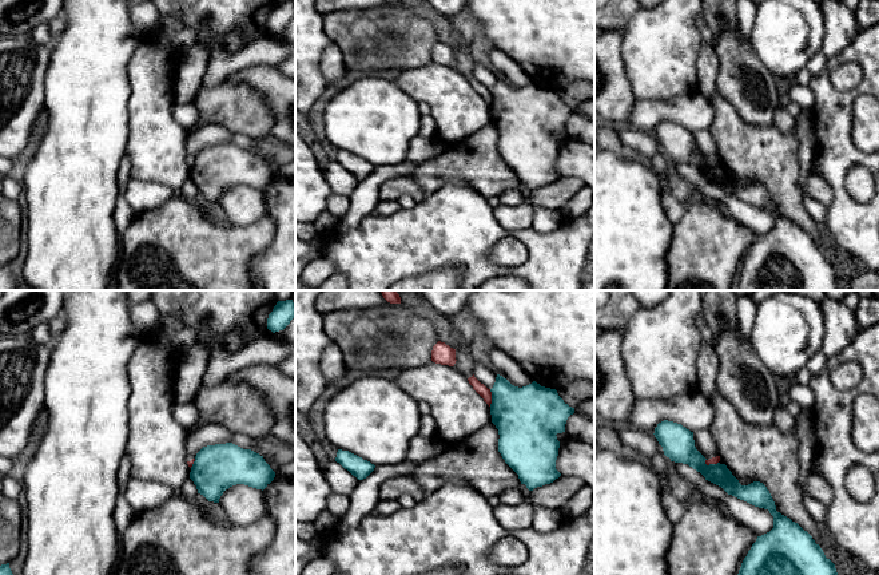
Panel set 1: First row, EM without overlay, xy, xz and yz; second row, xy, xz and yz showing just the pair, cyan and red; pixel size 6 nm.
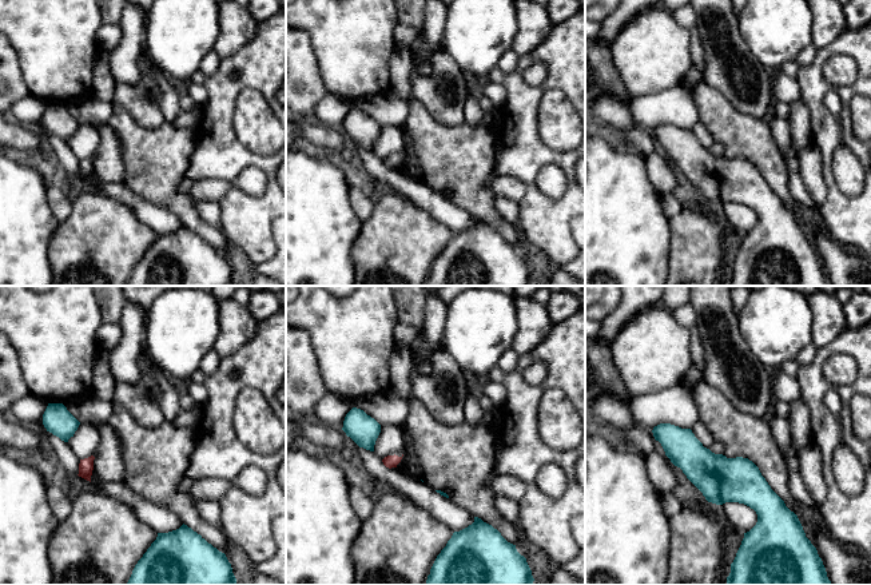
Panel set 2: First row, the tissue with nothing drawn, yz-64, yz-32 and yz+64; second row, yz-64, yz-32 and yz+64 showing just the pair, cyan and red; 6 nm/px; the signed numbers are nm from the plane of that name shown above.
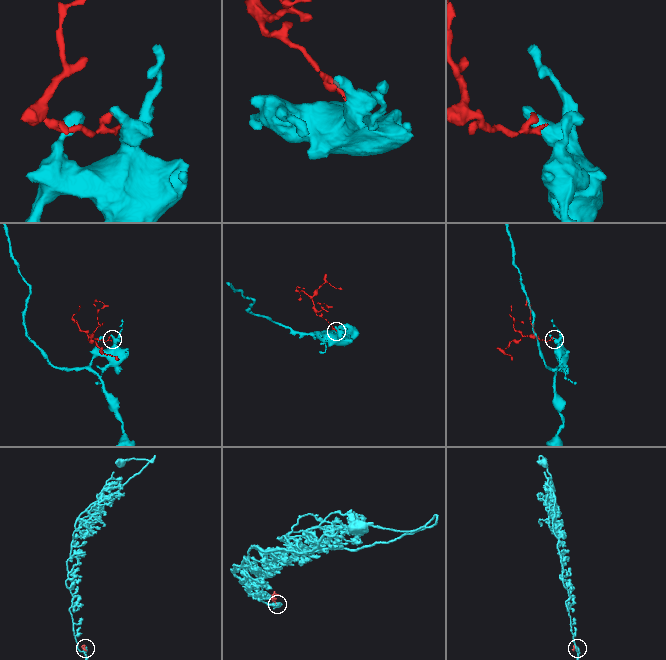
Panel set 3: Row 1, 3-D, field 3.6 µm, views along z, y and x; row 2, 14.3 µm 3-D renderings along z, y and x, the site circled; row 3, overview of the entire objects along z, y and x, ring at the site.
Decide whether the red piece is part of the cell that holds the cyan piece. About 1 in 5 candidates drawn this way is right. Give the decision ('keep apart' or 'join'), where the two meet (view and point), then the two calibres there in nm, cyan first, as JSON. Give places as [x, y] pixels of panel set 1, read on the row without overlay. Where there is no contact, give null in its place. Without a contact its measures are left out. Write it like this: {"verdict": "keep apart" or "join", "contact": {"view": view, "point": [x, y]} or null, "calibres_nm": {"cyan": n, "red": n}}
{"verdict": "keep apart", "contact": {"view": "xz", "point": [492, 98]}, "calibres_nm": {"cyan": 380, "red": 70}}

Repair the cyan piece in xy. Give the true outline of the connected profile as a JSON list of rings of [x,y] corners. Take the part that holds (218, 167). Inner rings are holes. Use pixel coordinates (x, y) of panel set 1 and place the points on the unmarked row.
[[[232,143],[203,147],[196,154],[190,172],[190,179],[196,186],[198,194],[214,203],[219,203],[223,193],[232,186],[244,185],[263,191],[274,178],[275,172],[265,162],[263,156]]]

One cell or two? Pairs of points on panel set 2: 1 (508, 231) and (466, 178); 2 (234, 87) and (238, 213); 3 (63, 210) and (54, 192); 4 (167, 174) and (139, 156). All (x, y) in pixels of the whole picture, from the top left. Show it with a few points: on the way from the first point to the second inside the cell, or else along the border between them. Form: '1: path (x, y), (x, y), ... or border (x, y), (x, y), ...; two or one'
1: path (494, 218), (470, 191); one
2: path (222, 118), (222, 156), (234, 182); one
3: path (62, 206), (55, 197); one
4: path (160, 167), (150, 156), (146, 156); one

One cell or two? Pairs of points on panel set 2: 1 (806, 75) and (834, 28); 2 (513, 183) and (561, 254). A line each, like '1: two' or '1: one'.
1: two
2: two

